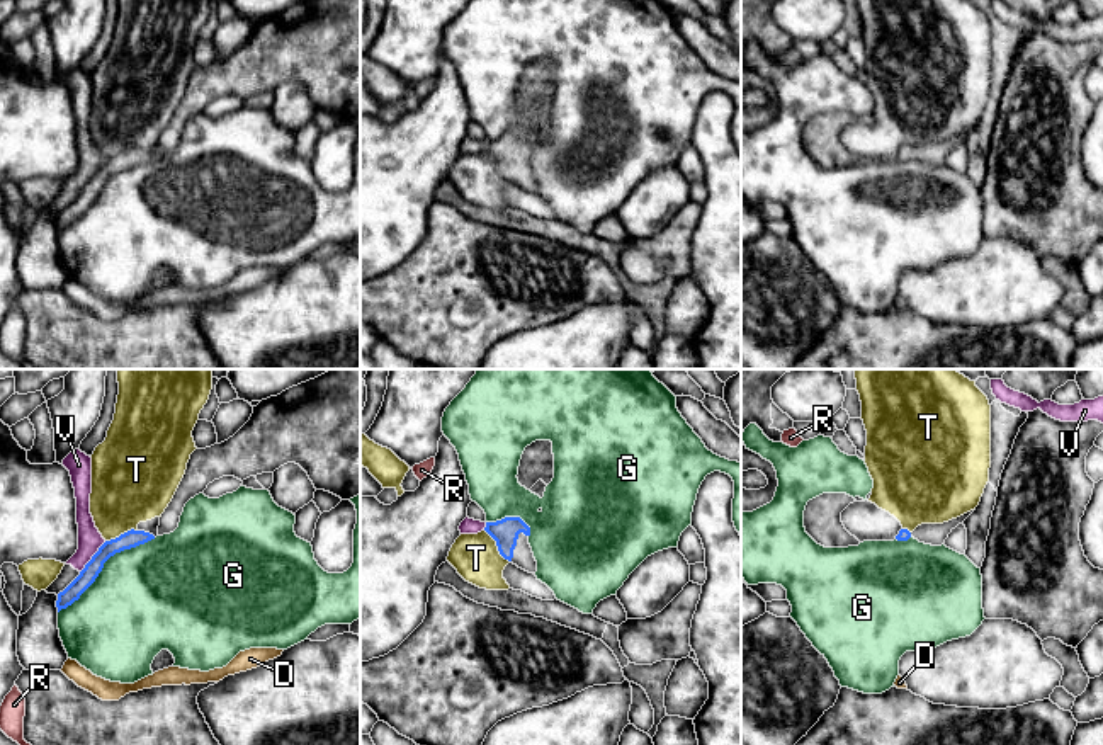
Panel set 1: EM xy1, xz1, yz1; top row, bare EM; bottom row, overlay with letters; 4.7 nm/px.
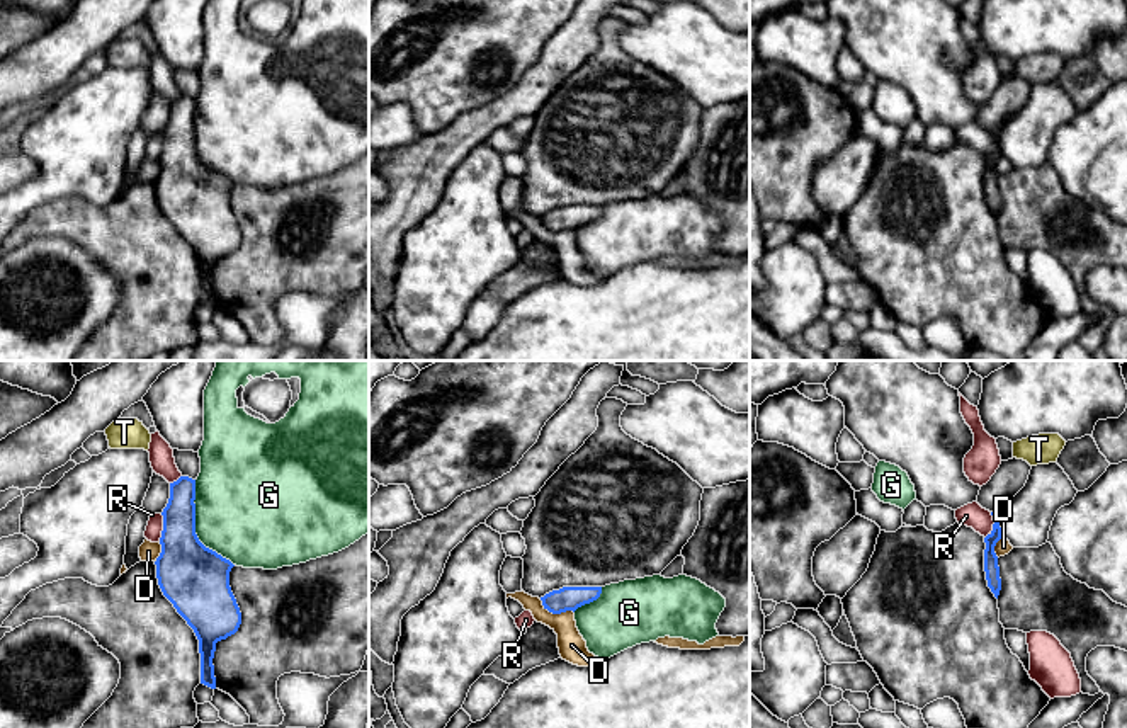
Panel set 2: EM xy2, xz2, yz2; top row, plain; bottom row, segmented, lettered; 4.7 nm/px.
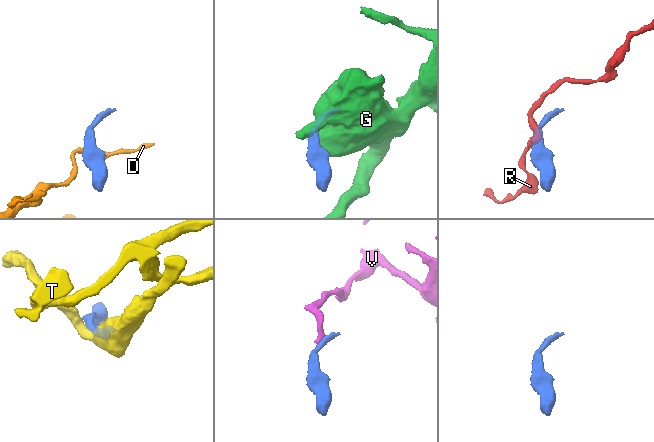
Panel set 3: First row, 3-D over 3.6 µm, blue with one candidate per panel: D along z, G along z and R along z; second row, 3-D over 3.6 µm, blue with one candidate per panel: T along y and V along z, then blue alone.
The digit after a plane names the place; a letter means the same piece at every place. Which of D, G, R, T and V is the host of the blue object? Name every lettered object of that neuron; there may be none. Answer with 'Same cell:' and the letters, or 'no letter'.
Same cell: no letter

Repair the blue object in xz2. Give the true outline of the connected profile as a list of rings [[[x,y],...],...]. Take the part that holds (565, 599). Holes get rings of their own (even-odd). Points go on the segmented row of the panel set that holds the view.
[[[563,587],[541,597],[544,609],[552,614],[576,611],[578,607],[597,600],[602,587]]]

